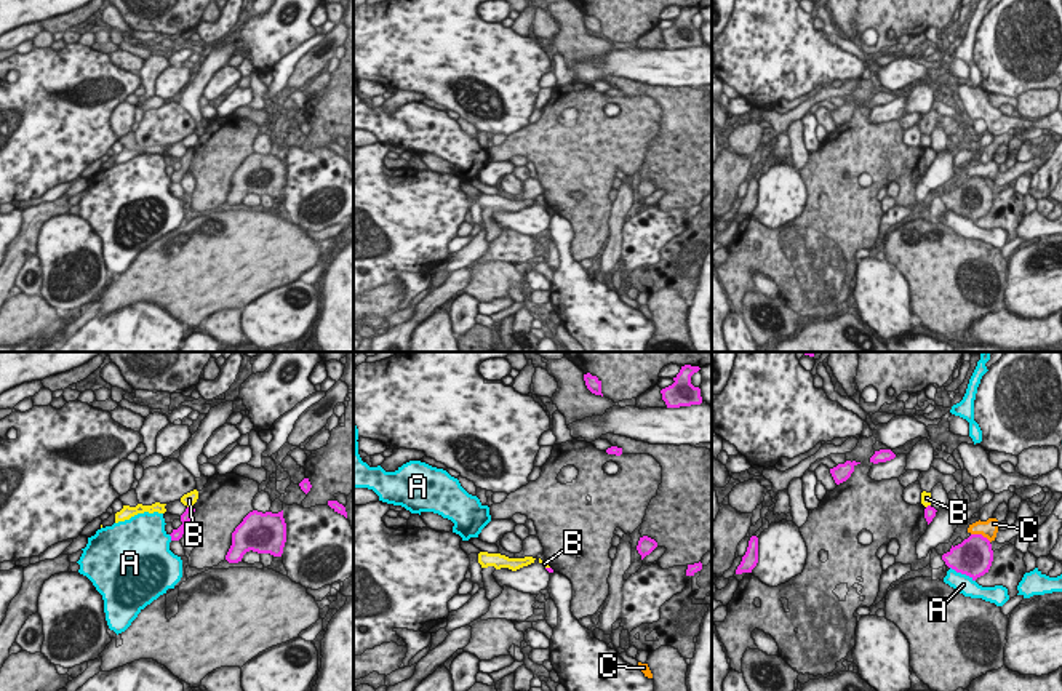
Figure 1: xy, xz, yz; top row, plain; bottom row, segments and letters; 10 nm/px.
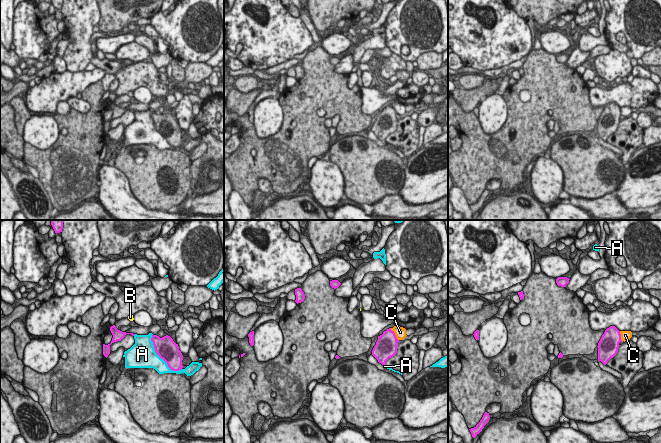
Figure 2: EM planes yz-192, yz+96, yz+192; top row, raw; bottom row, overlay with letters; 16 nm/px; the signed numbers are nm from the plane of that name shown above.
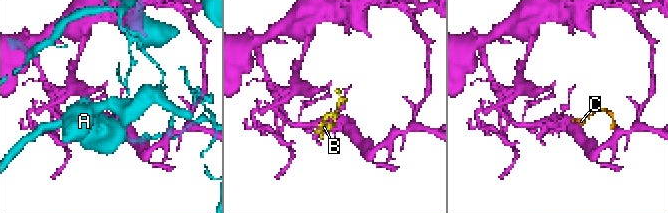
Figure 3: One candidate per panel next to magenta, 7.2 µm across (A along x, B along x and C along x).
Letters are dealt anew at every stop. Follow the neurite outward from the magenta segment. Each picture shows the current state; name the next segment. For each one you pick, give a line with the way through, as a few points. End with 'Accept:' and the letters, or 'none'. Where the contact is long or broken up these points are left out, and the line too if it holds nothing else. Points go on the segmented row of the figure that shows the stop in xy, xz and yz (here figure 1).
Accept: none.

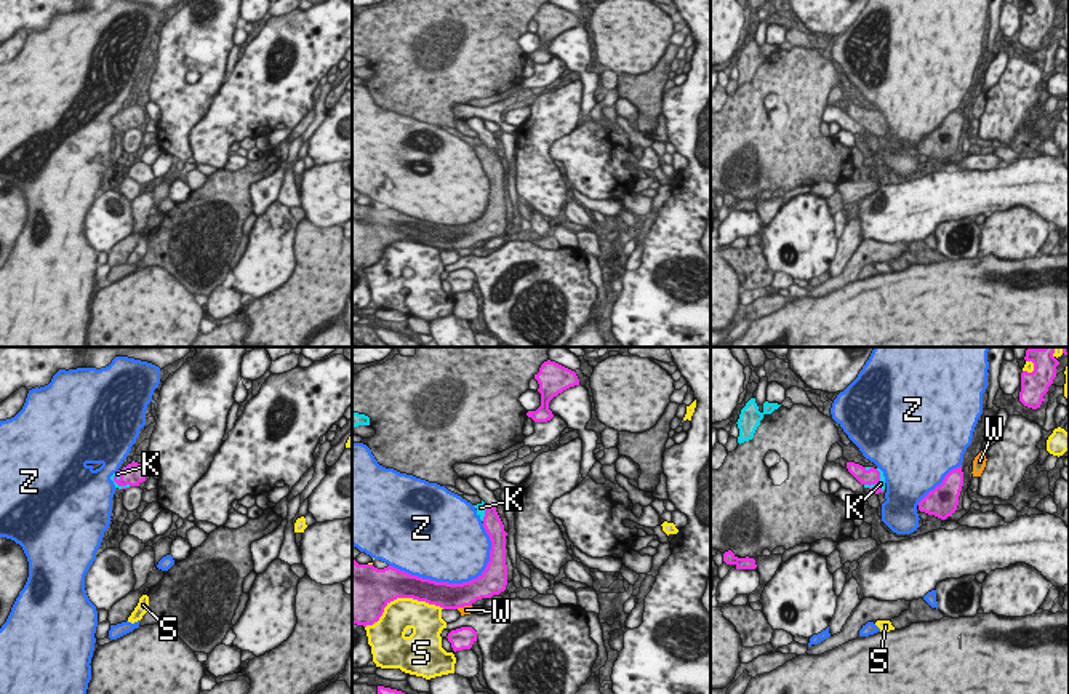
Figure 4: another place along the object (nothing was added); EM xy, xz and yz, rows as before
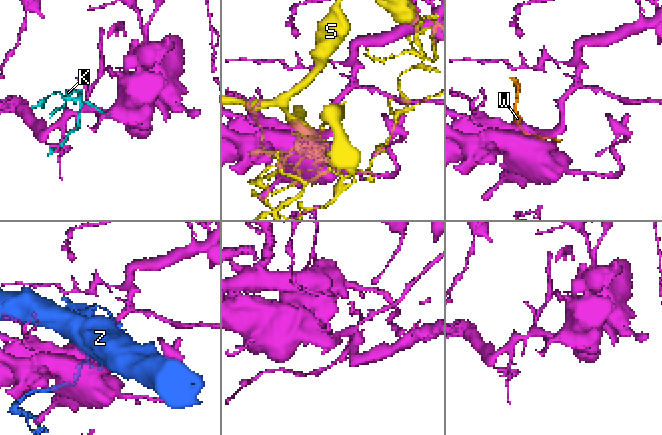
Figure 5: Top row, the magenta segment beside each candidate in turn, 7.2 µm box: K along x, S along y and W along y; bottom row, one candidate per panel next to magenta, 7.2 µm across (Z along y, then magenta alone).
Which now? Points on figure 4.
Accept: K.

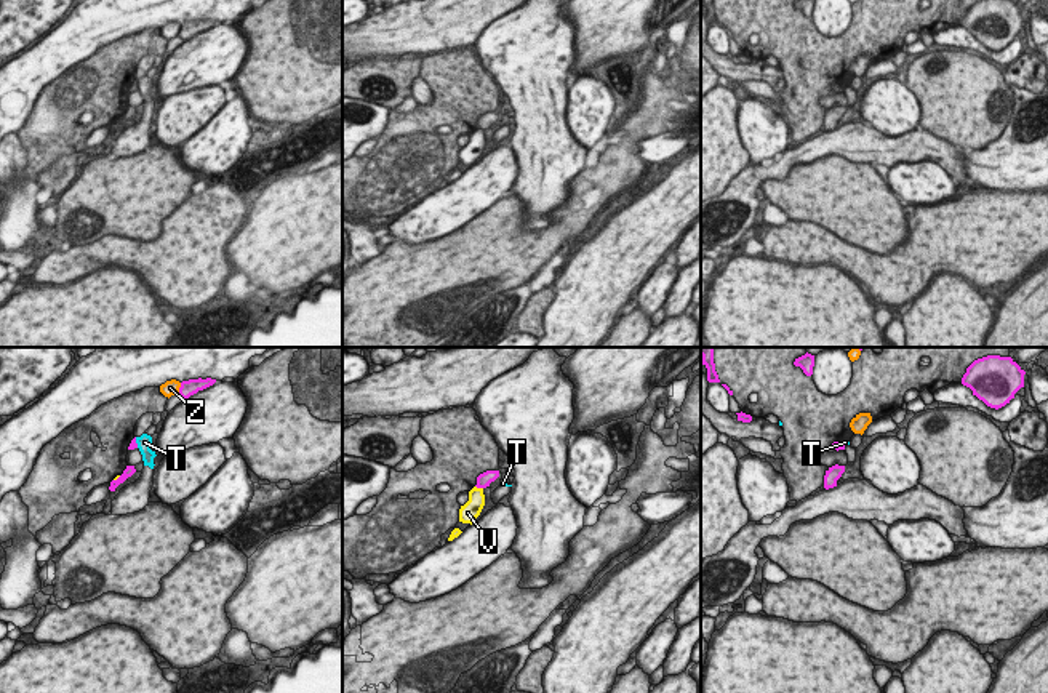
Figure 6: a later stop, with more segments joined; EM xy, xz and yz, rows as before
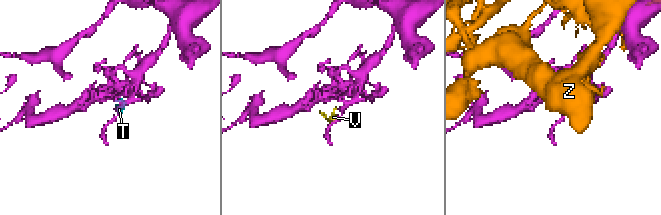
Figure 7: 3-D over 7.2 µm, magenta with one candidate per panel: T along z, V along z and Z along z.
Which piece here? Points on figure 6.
Accept: none.

